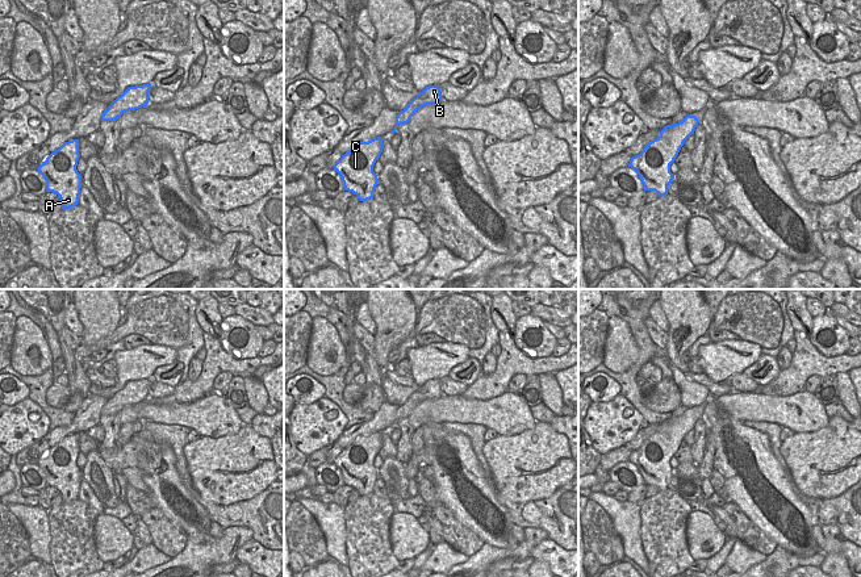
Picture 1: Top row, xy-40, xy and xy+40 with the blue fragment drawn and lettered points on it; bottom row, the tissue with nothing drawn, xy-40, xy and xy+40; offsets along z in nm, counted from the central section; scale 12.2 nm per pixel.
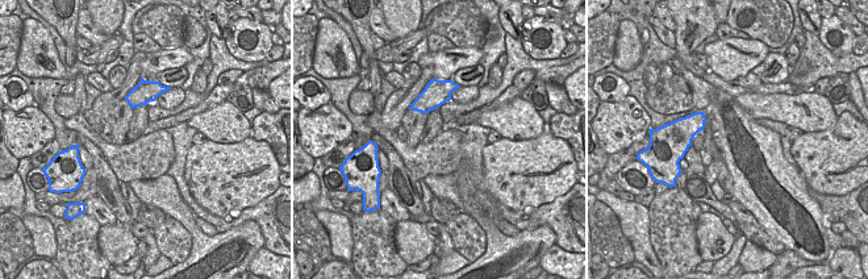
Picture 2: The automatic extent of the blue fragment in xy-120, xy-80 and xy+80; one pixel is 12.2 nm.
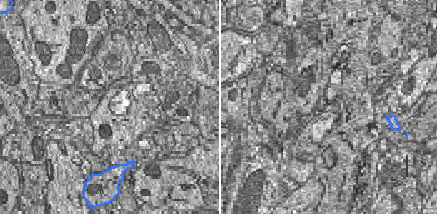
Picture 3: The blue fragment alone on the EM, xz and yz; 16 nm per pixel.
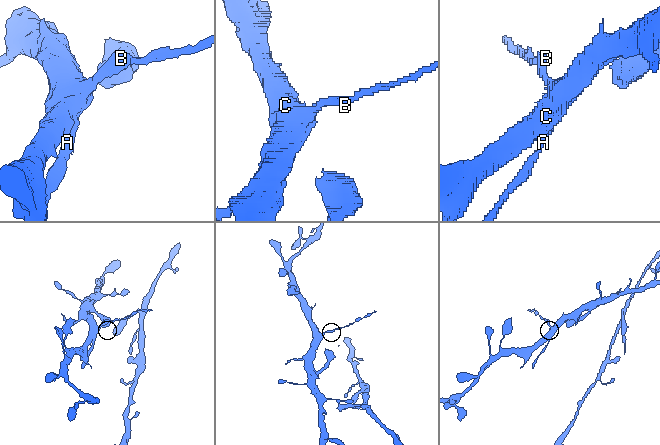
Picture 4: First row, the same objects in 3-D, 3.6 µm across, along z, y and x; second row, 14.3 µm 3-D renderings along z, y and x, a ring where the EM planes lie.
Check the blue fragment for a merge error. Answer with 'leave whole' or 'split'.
split

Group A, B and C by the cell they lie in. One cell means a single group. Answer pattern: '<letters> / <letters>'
A C / B

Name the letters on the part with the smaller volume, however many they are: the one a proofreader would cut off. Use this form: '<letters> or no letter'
B

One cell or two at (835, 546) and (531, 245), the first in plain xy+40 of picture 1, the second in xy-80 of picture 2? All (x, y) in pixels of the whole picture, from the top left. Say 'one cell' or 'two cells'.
two cells

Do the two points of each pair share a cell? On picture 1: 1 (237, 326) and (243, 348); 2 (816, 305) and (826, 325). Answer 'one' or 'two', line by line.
1: one
2: two

